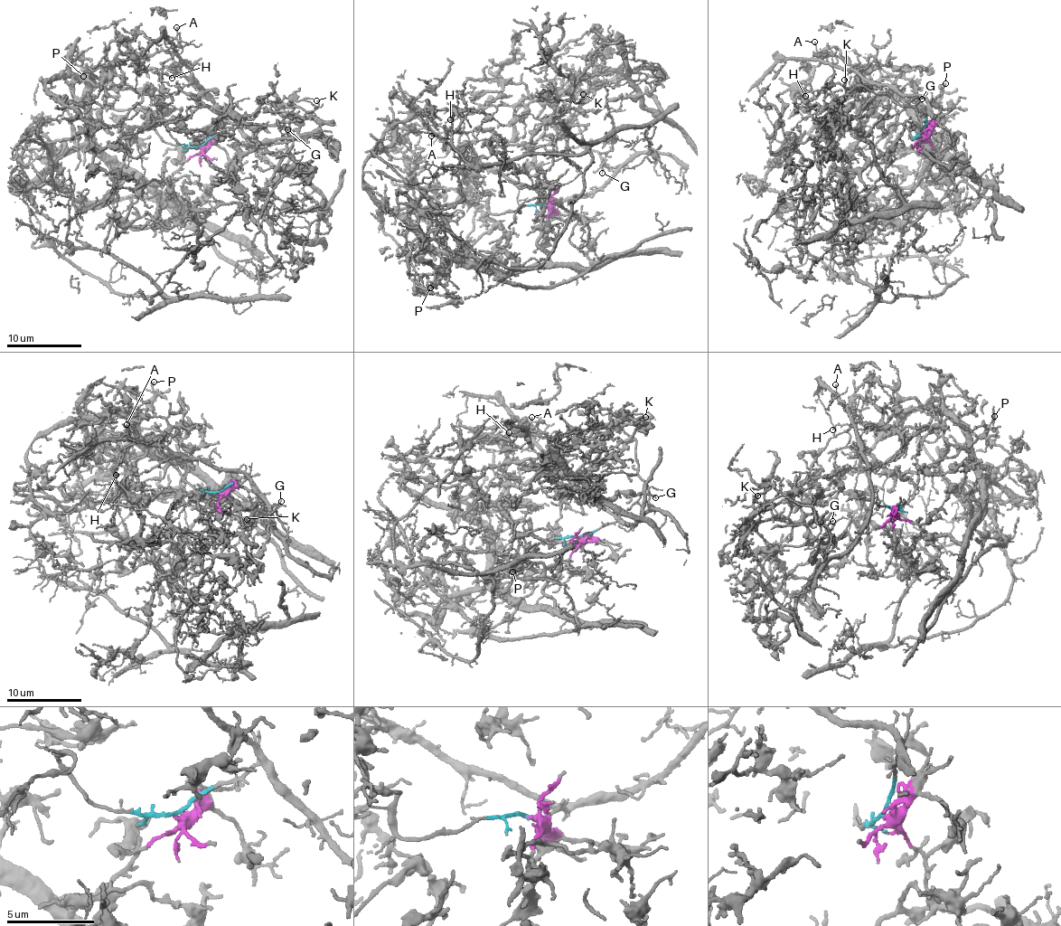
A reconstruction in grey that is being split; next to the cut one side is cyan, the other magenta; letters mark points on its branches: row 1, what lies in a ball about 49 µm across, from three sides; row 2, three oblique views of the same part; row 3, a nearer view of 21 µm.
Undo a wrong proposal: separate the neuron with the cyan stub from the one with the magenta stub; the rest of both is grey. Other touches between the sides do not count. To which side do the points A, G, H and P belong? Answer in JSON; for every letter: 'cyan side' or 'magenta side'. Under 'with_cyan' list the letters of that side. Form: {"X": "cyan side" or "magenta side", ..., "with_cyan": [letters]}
{"A": "cyan side", "G": "cyan side", "H": "cyan side", "P": "magenta side", "with_cyan": ["A", "G", "H"]}

